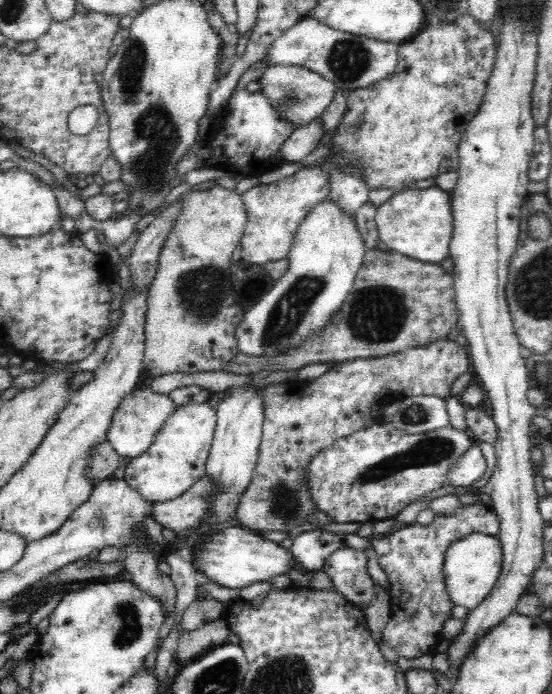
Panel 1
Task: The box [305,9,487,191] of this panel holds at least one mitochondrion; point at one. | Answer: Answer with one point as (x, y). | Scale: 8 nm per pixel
(349, 59)

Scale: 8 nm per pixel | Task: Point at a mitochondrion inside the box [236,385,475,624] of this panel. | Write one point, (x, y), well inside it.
(431, 450)

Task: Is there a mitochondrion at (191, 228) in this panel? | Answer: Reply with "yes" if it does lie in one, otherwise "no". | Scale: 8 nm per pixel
no

